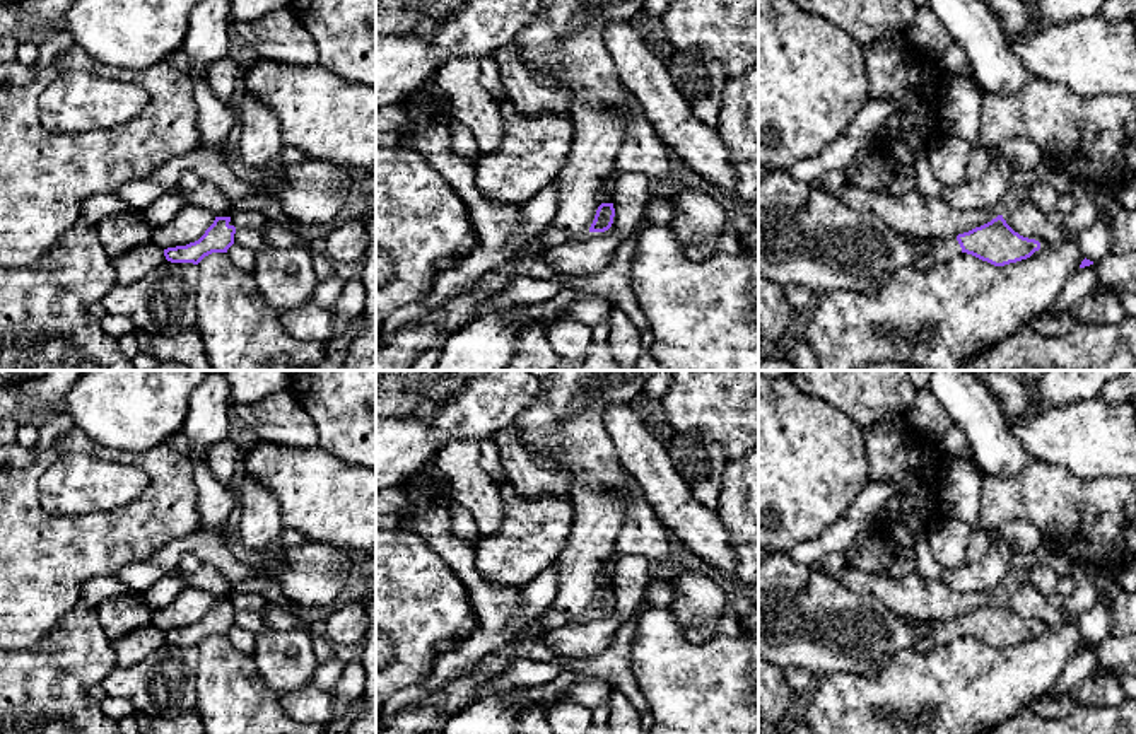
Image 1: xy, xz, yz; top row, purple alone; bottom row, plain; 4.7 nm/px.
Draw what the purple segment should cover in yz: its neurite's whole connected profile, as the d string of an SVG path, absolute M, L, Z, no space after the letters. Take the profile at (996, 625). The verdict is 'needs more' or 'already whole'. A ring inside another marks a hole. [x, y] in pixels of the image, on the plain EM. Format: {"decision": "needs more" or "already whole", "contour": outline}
{"decision": "needs more", "contour": "M998 597L957 620L933 623L929 635L919 638L912 647L926 654L967 635L994 649L1004 649L1027 642L1039 632L1039 623L1020 618L1006 606L1003 597Z"}

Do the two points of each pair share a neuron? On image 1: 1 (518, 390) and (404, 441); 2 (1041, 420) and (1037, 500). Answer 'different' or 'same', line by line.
1: same
2: different

